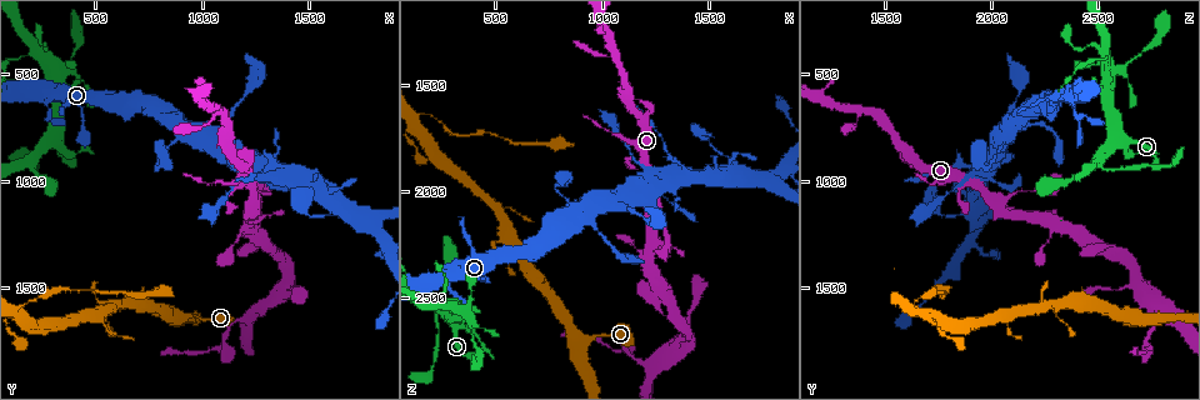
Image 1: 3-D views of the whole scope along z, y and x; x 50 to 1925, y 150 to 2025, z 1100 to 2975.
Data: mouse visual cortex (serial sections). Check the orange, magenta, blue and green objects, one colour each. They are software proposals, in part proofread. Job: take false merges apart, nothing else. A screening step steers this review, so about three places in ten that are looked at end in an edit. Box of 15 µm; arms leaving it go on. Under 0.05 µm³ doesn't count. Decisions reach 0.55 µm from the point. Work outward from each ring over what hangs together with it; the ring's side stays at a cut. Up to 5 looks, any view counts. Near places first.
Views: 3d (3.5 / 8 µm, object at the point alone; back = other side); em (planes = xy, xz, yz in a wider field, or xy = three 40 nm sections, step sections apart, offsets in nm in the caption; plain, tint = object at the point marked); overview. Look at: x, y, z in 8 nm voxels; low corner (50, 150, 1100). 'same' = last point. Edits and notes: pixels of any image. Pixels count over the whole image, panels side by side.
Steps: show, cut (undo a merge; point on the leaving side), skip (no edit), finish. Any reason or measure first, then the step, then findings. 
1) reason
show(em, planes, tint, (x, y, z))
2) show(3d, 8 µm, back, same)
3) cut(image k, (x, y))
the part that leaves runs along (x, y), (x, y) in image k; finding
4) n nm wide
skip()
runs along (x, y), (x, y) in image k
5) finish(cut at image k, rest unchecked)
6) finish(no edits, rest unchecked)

four arms meet
show(3d, 3.5 µm, back, (310, 760, 2600))

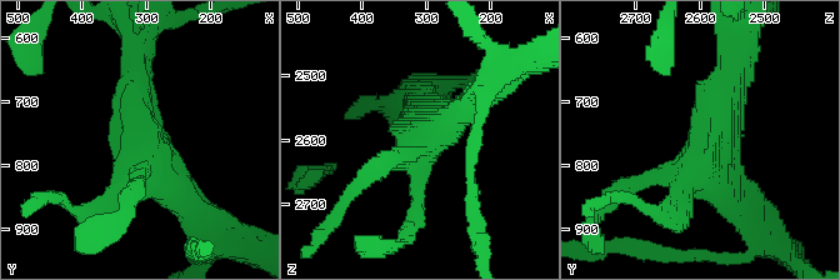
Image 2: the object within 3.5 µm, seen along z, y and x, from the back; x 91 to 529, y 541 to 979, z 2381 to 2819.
4 arms; arms of 200, 250, 400, 400 nm; shape alone is not enough
show(em, planes, tint, (300, 775, 2590))

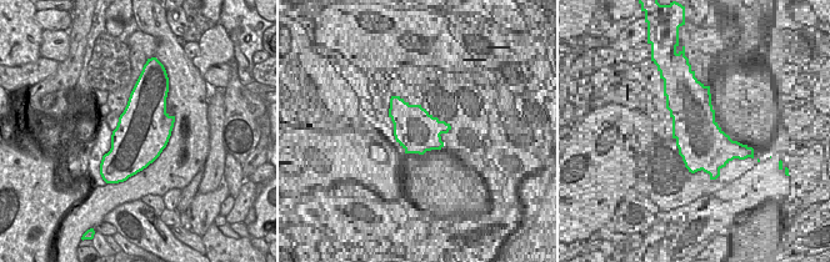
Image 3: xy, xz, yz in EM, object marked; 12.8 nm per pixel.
skip()
runs along (644, 181), (695, 170), (733, 70) in image 2; all the same cell

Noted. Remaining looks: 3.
show(3d, 3.5 µm, back, (1390, 960, 1910))

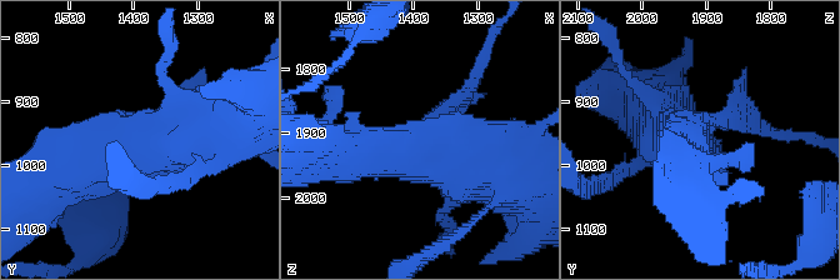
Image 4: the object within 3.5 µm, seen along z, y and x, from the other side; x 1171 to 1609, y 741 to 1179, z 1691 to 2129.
now the EM
show(em, planes, tint, same)

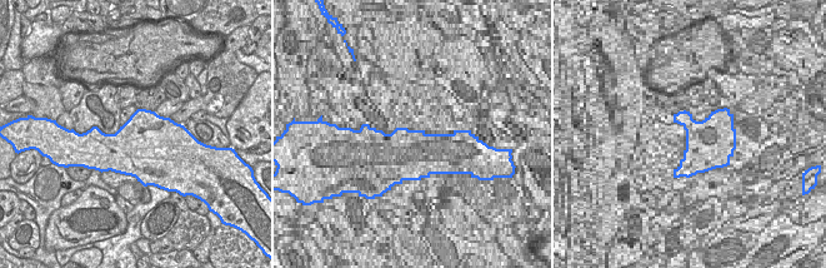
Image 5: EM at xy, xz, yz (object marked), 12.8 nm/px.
skip()
all the same cell

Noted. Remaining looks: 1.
finish(no edits, rest unchecked)

